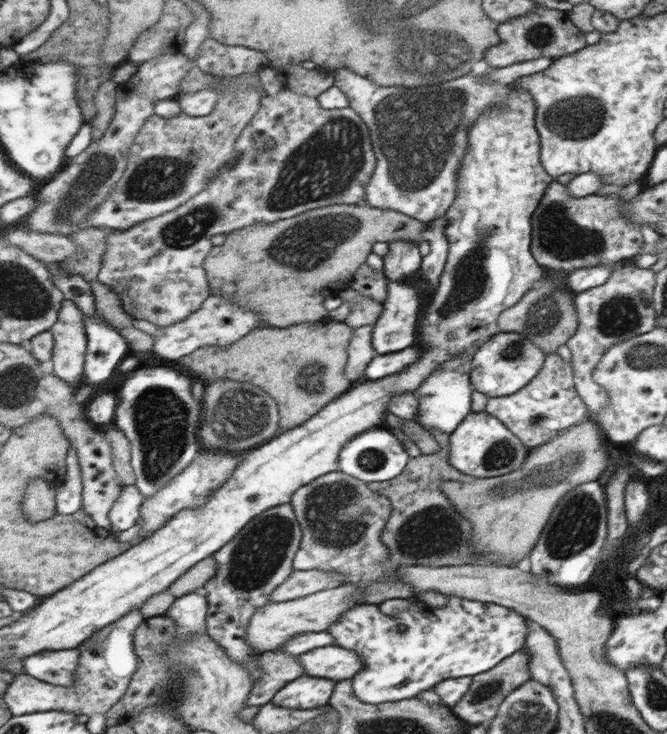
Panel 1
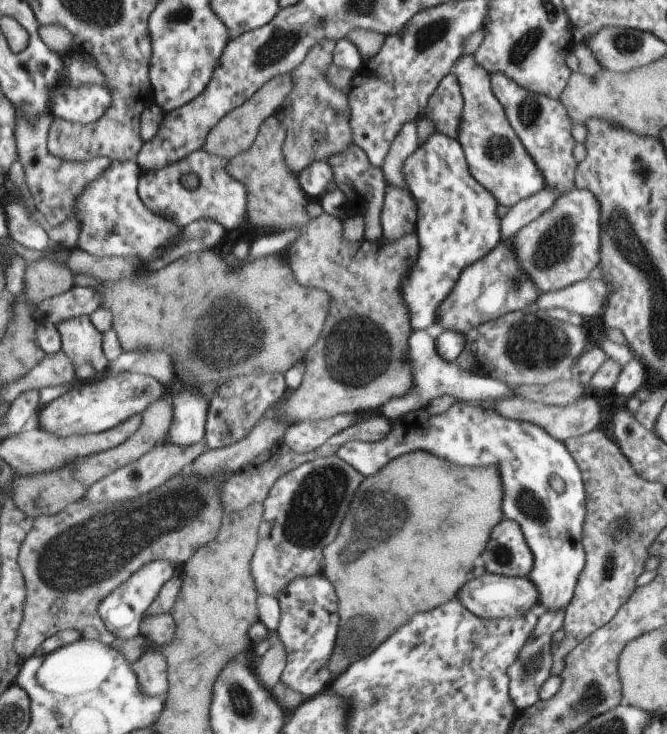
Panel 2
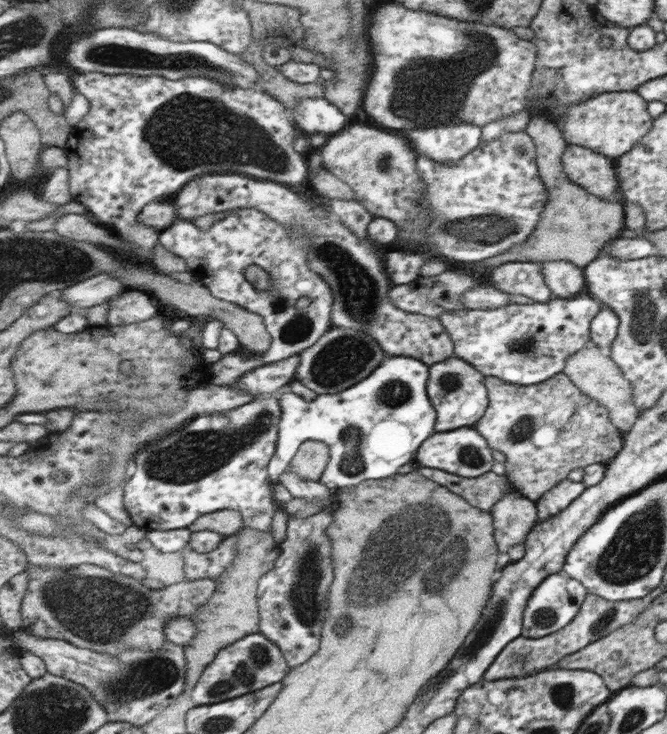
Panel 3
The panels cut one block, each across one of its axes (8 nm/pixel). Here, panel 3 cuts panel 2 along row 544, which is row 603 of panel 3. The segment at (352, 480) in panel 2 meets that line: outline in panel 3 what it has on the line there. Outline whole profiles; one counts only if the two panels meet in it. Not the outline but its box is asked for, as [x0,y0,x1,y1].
[258,511,334,667]

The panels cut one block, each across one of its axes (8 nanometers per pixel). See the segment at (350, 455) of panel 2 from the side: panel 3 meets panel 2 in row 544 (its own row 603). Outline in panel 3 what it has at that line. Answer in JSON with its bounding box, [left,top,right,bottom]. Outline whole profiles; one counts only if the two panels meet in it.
[521,574,588,639]

